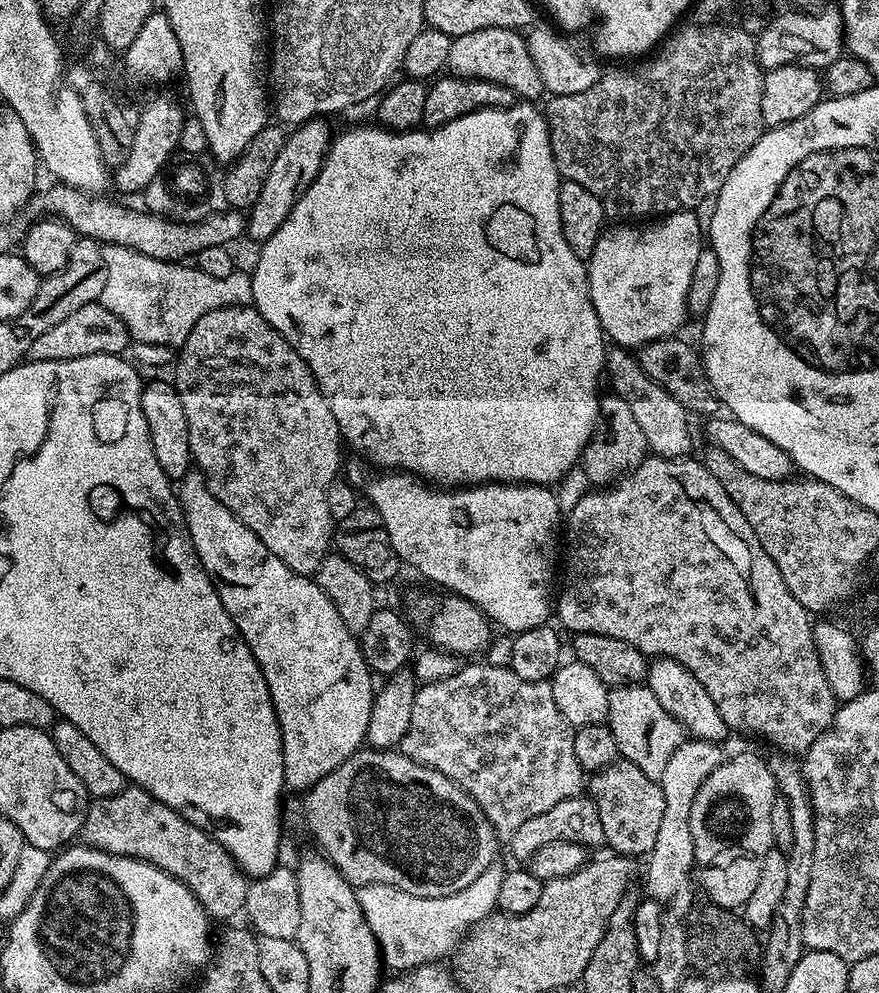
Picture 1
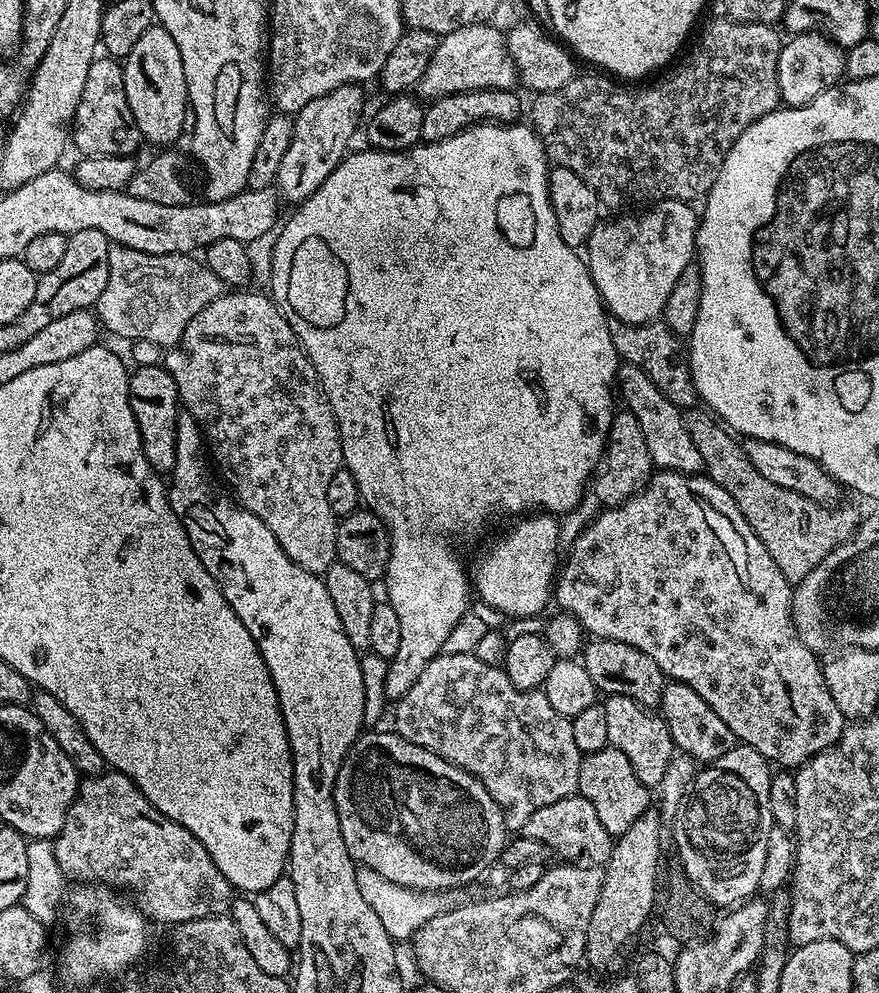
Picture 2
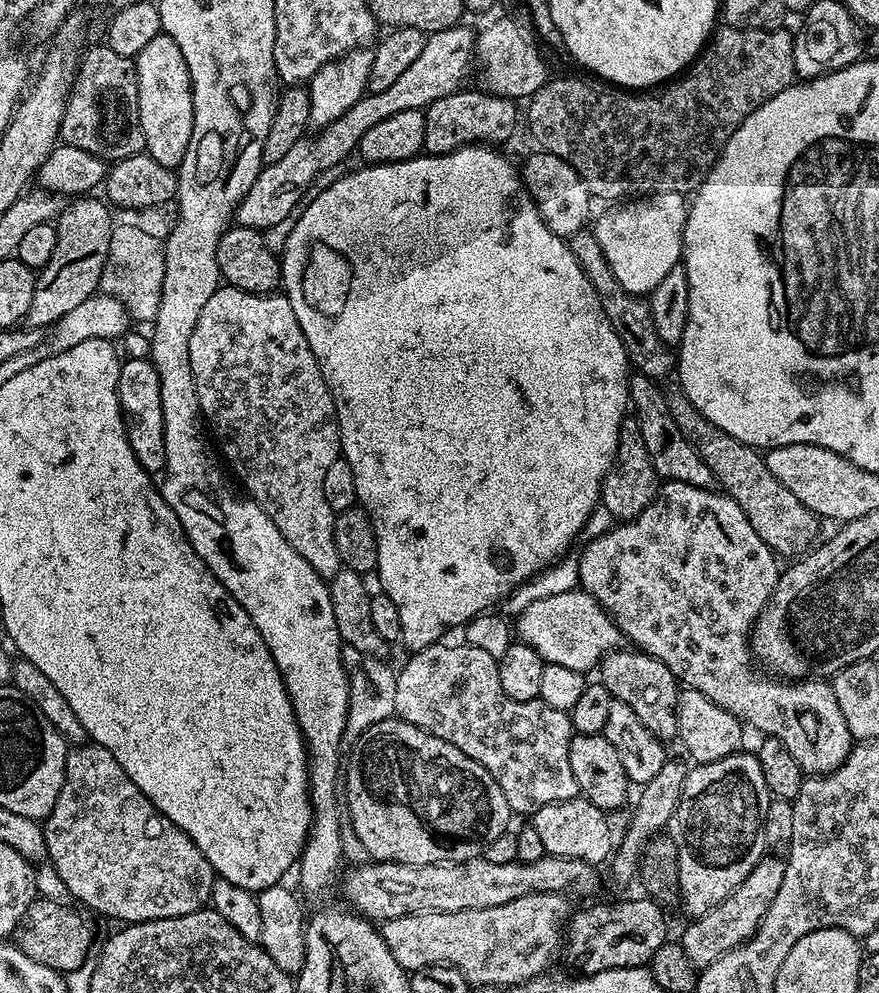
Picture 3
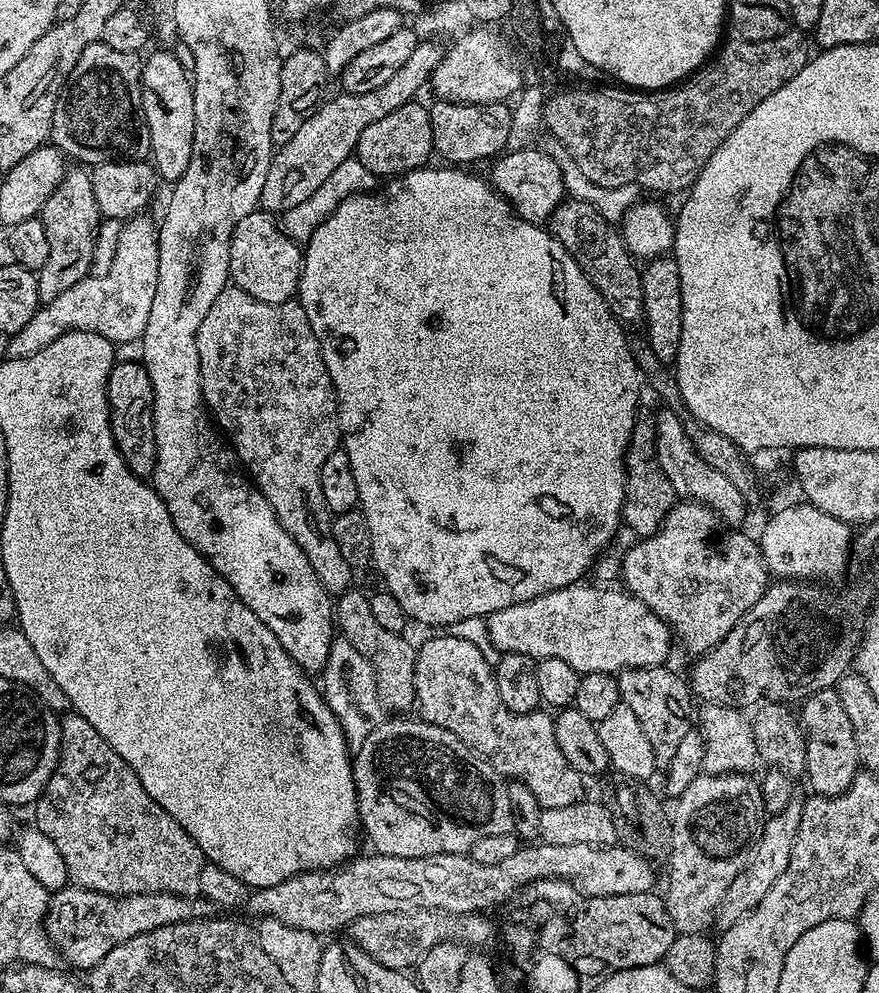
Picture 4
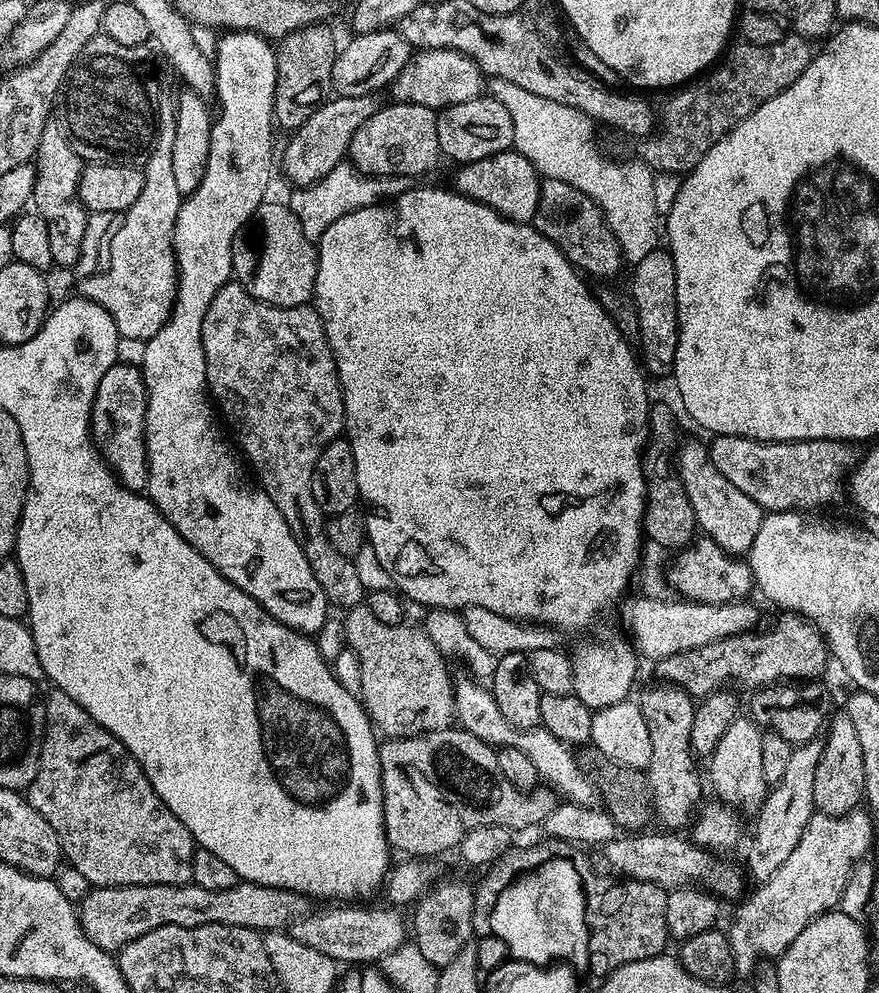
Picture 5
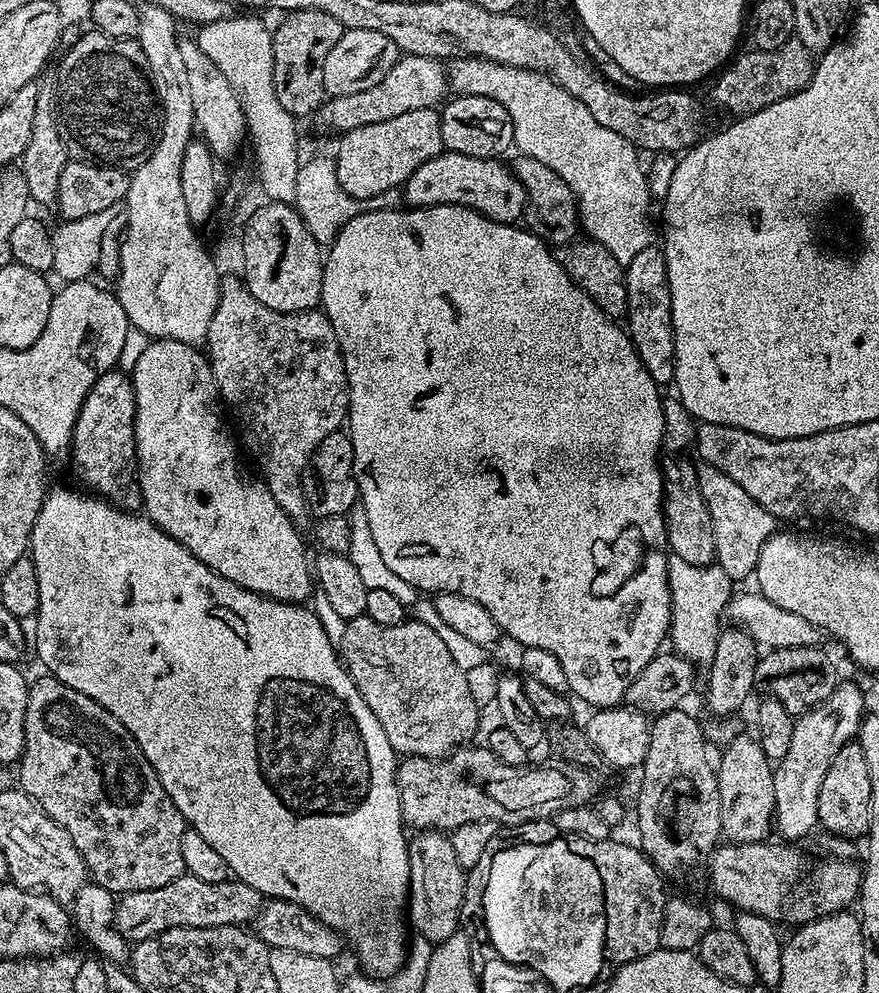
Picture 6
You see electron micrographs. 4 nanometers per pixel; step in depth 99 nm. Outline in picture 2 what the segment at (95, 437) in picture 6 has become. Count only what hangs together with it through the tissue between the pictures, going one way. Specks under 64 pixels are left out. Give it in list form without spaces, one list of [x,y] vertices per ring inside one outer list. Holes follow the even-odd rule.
[[[160,364],[133,367],[128,377],[128,397],[130,406],[134,410],[134,418],[138,422],[146,462],[150,462],[150,466],[156,472],[171,474],[174,470],[176,423],[182,411],[178,386],[174,378],[167,368]]]

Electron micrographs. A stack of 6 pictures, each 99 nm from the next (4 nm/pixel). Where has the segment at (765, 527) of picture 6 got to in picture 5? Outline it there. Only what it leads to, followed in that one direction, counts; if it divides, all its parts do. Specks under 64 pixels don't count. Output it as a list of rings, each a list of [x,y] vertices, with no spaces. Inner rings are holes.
[[[688,440],[683,444],[684,441],[675,453],[677,456],[676,460],[674,459],[674,464],[678,469],[682,486],[686,490],[686,498],[690,498],[690,506],[694,506],[699,531],[707,539],[713,540],[718,546],[722,546],[731,556],[743,557],[754,546],[754,538],[758,538],[758,530],[766,515],[764,509],[758,506],[758,502],[754,502],[754,498],[750,498],[750,494],[742,494],[742,490],[738,490],[738,486],[734,486],[734,482],[730,482],[730,478],[726,478],[712,465],[705,445],[700,445],[696,440]]]

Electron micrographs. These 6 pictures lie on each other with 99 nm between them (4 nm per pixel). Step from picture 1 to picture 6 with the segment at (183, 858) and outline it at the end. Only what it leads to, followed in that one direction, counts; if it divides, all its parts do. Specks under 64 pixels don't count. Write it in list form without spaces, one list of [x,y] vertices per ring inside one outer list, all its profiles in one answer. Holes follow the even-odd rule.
[[[44,674],[37,684],[35,681],[28,690],[24,752],[18,761],[19,768],[19,787],[70,834],[78,854],[82,854],[87,875],[95,883],[113,894],[123,894],[154,890],[185,875],[182,834],[186,821],[162,782],[158,782],[154,766],[146,762],[146,754],[142,754],[136,739],[94,698],[86,698],[86,694],[66,686],[66,682],[51,674]]]

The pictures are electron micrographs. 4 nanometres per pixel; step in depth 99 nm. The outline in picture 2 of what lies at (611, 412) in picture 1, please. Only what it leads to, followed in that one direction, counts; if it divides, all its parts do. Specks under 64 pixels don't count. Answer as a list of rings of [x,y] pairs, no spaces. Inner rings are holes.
[[[617,411],[608,431],[608,441],[604,443],[604,455],[596,464],[596,471],[590,481],[591,491],[596,491],[596,496],[604,508],[616,508],[644,491],[653,475],[654,465],[638,418],[634,418],[630,411]]]

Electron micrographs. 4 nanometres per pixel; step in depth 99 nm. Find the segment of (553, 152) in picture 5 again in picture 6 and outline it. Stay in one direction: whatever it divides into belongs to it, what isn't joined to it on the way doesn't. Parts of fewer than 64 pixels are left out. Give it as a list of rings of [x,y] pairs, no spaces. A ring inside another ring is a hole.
[[[477,56],[456,58],[451,64],[447,69],[451,91],[462,96],[494,98],[494,102],[506,106],[506,114],[510,114],[510,122],[514,122],[512,142],[515,151],[522,156],[538,158],[538,162],[550,166],[550,170],[554,170],[554,174],[558,174],[558,178],[570,186],[580,206],[580,228],[588,231],[585,233],[591,239],[606,246],[606,250],[610,250],[610,254],[614,254],[614,258],[618,258],[618,262],[625,266],[634,258],[634,254],[653,247],[652,196],[648,193],[648,180],[640,165],[641,153],[629,140],[622,138],[622,134],[614,134],[614,130],[606,130],[606,126],[602,126],[578,98],[574,98],[561,84],[542,72],[479,60]]]

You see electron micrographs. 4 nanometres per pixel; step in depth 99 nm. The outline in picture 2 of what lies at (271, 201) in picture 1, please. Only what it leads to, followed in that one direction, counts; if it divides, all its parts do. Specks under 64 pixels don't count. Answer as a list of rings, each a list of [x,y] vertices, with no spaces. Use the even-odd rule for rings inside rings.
[[[343,84],[330,94],[322,94],[322,98],[314,98],[314,102],[306,102],[302,110],[294,113],[294,138],[290,138],[282,166],[278,166],[274,185],[285,205],[299,206],[309,200],[314,190],[318,190],[318,186],[322,186],[322,182],[326,182],[326,178],[330,178],[333,170],[344,161],[349,151],[348,143],[356,127],[359,124],[361,127],[365,115],[364,90],[359,84]]]

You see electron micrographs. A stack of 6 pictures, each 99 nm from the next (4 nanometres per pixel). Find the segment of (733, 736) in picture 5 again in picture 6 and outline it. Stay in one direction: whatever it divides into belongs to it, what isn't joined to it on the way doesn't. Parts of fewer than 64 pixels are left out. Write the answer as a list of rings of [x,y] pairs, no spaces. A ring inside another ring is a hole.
[[[755,735],[736,736],[723,745],[724,753],[720,756],[720,764],[715,765],[718,778],[718,794],[720,795],[721,833],[733,844],[759,844],[769,839],[768,831],[774,828],[776,807],[774,806],[774,768],[766,758],[759,739]]]

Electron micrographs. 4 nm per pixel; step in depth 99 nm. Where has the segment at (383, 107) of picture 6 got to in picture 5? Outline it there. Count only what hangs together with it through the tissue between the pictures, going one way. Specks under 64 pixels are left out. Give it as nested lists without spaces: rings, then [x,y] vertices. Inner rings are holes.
[[[426,48],[417,51],[402,66],[398,78],[390,85],[391,99],[401,104],[430,106],[437,110],[458,102],[470,102],[486,88],[486,77],[471,56],[449,48]]]

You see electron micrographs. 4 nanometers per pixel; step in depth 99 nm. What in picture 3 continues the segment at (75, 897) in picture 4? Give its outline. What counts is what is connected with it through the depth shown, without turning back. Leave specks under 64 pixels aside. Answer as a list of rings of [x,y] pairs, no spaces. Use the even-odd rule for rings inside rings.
[[[38,898],[26,910],[24,923],[18,929],[19,948],[36,962],[52,967],[56,972],[67,974],[78,970],[89,959],[92,948],[92,924],[83,911],[58,900]],[[80,911],[80,912],[75,912]],[[84,916],[85,917],[84,917]]]

